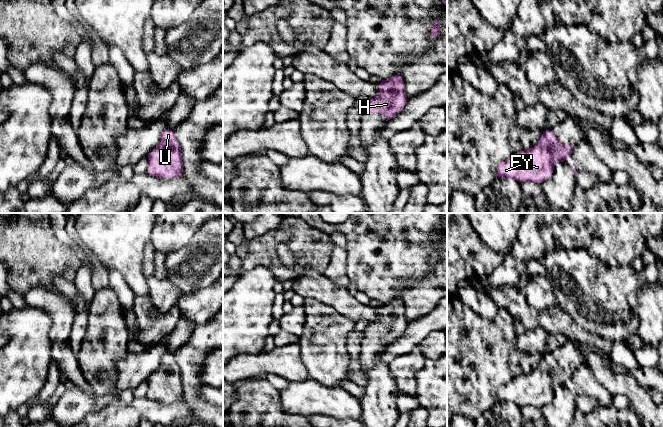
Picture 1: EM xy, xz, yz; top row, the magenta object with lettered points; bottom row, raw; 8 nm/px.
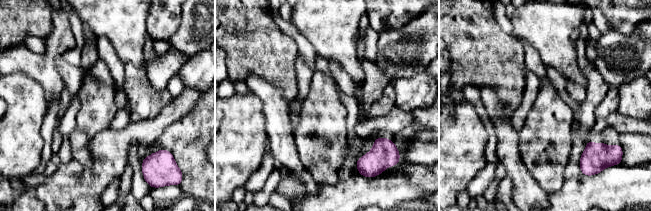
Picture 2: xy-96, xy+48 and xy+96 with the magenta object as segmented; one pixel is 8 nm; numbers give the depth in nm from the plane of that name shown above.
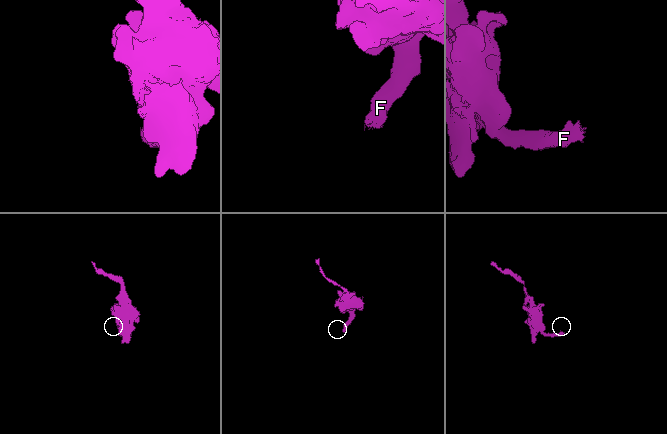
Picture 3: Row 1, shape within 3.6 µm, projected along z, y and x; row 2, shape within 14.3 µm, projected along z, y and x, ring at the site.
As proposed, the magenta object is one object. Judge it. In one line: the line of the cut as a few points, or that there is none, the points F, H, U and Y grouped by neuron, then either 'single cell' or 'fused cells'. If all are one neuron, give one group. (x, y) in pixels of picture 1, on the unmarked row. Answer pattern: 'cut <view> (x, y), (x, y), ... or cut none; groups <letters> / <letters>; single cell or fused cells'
cut none; groups F H U Y; single cell

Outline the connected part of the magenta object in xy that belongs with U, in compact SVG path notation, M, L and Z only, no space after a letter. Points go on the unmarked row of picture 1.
M172 352L162 357L159 369L146 380L149 384L146 397L149 399L173 403L184 398L181 370Z

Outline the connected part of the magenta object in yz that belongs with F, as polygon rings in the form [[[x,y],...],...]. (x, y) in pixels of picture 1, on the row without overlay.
[[[546,352],[536,370],[515,376],[497,389],[497,403],[512,402],[519,407],[532,405],[542,409],[554,397],[554,388],[566,387],[574,371],[562,369],[552,353]]]

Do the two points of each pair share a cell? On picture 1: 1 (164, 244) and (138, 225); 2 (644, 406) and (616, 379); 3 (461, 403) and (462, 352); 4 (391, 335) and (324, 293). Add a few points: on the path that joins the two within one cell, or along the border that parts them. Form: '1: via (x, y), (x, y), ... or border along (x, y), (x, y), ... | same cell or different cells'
1: border along (155, 223), (149, 239) | different cells
2: via (638, 399), (623, 384) | same cell
3: via (461, 390), (461, 365) | same cell
4: border along (380, 316), (369, 323) | different cells

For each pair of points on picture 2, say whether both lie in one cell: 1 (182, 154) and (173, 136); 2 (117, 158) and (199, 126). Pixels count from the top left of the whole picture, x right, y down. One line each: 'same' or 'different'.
1: same
2: different

